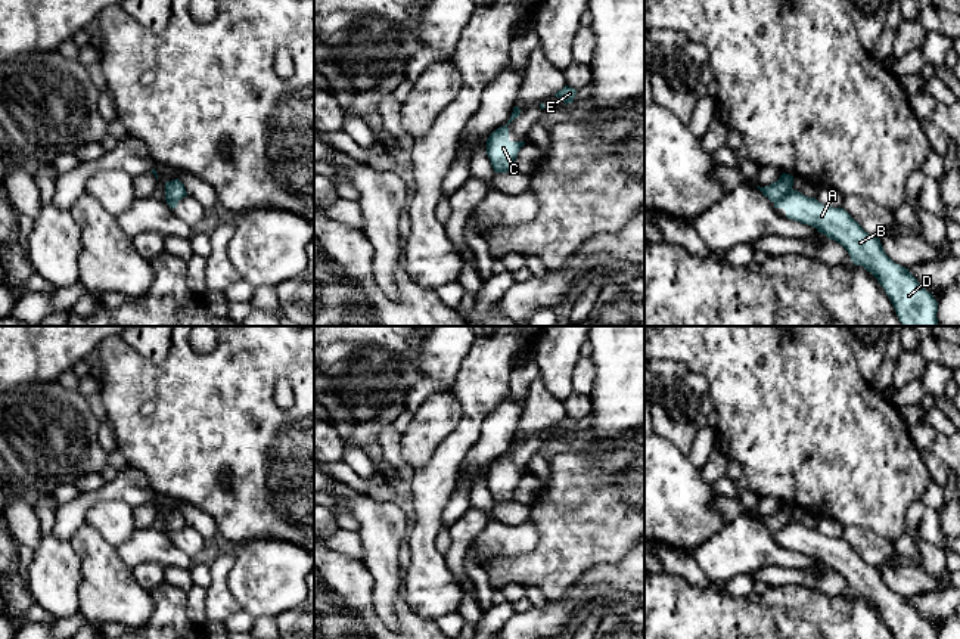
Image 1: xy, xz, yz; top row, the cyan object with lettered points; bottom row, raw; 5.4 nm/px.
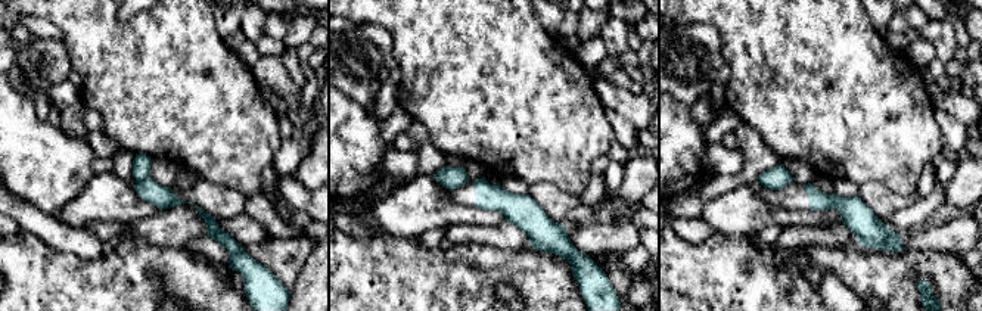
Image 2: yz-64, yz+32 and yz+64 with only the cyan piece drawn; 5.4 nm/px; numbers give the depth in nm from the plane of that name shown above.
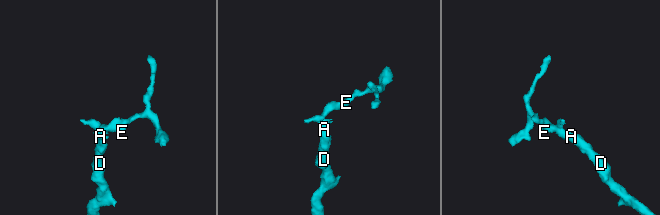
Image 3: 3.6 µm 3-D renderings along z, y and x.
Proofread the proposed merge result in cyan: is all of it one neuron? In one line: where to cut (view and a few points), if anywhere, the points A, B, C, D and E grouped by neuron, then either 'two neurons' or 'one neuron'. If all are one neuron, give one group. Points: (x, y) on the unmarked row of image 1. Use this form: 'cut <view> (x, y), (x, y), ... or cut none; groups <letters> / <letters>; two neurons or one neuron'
cut yz (791, 518), (774, 533); groups A B C D / E; two neurons

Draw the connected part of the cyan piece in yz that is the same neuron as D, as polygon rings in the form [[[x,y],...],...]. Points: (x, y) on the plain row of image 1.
[[[793,519],[774,533],[774,539],[783,539],[787,549],[813,556],[841,574],[855,596],[863,596],[879,611],[894,639],[938,639],[933,626],[908,599],[894,593],[880,570],[869,565],[844,539],[826,537]]]

